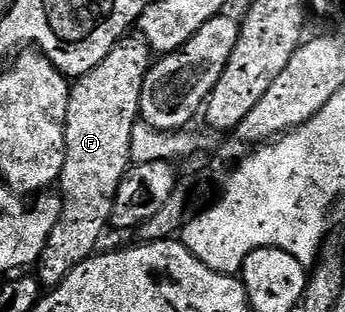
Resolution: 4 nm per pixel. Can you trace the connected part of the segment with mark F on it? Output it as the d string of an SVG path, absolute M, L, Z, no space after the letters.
M130 39L119 40L118 45L108 54L108 58L100 62L100 66L88 70L88 74L77 77L71 83L66 115L66 157L60 177L62 213L36 265L38 282L43 289L57 288L60 282L64 282L64 278L68 278L68 274L72 274L72 270L76 270L76 266L80 266L80 262L95 255L97 248L94 247L101 242L102 235L110 228L120 182L132 167L132 132L140 123L140 94L146 72L152 63L152 53L145 40Z

